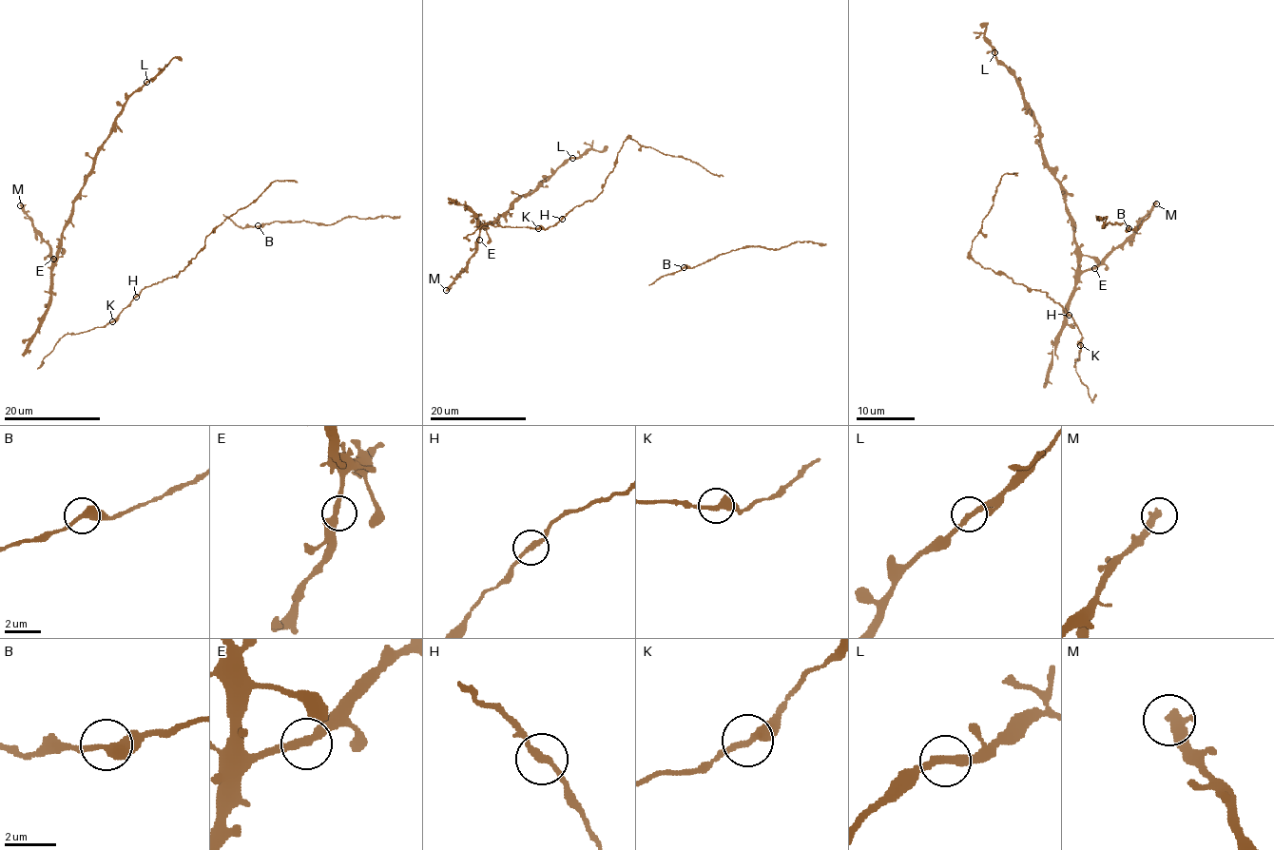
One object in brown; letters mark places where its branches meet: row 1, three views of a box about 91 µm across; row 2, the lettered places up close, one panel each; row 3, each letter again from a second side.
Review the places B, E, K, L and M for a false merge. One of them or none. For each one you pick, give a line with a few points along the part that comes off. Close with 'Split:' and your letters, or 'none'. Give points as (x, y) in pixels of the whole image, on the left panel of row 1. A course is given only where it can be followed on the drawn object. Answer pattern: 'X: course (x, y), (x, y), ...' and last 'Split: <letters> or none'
Split: none

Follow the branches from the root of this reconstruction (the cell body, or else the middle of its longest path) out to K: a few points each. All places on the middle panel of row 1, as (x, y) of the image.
K: (551, 226), (538, 227)

